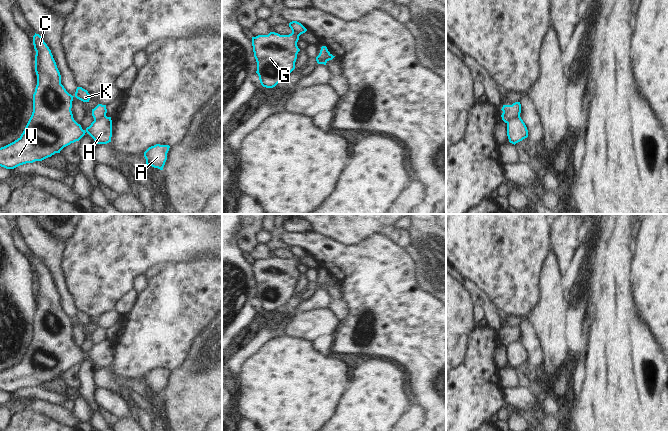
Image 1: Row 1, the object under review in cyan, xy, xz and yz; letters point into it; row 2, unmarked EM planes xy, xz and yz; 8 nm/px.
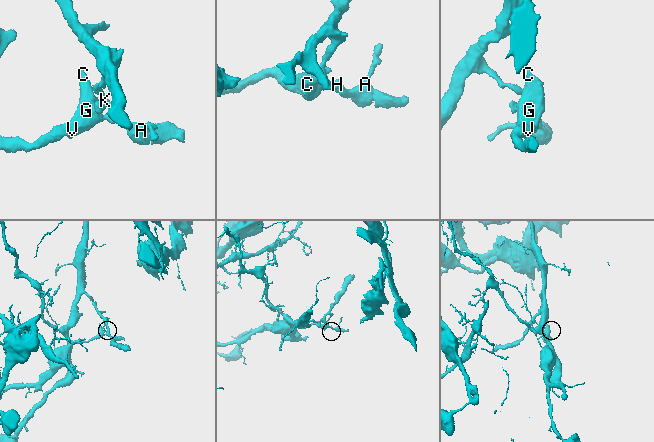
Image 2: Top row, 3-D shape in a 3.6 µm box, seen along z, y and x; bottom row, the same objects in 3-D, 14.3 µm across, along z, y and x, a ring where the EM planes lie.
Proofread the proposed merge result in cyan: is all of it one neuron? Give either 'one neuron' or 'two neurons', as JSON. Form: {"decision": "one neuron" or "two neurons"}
{"decision": "two neurons"}

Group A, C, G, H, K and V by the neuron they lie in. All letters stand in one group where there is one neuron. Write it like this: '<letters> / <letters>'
A C G H V / K

